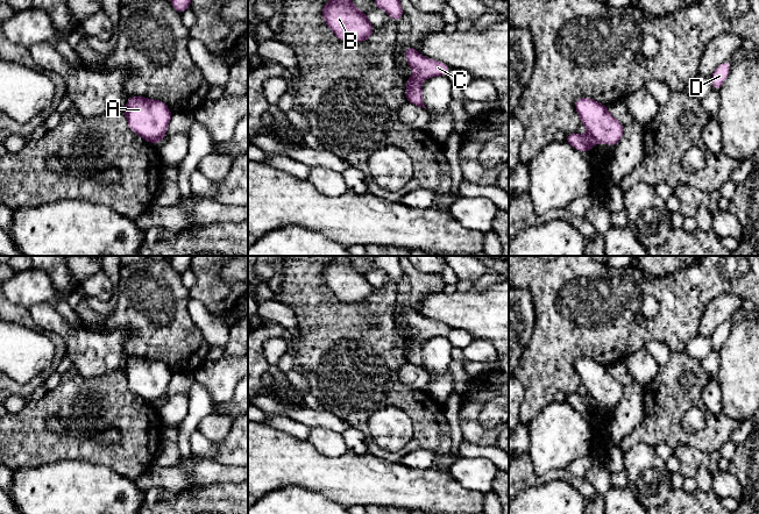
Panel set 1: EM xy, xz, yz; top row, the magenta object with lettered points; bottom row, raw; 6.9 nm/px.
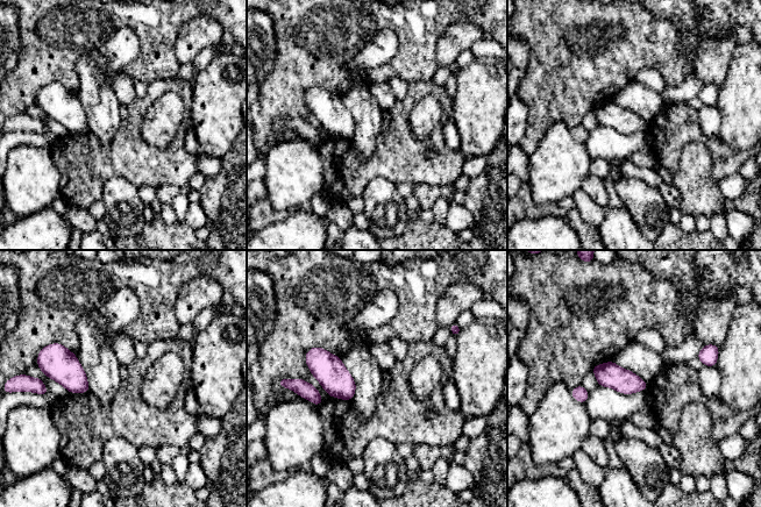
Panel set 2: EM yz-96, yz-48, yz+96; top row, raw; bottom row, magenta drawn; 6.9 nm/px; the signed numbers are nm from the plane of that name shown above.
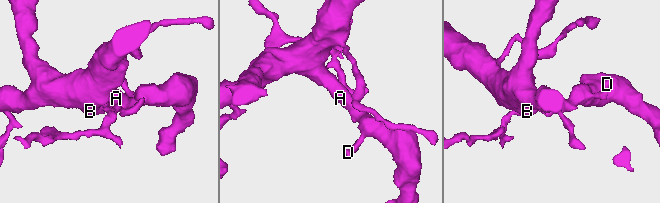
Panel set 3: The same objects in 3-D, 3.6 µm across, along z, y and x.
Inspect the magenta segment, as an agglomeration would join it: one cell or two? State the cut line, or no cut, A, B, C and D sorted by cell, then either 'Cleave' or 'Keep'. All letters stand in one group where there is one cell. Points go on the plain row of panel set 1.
Split along yz (588, 395), (595, 402). Groups: A B D / C. Cleave

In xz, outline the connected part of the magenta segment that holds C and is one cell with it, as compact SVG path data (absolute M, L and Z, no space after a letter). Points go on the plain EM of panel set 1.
M412 306L404 310L404 315L418 341L426 341L435 336L447 336L451 331L448 326L421 316Z

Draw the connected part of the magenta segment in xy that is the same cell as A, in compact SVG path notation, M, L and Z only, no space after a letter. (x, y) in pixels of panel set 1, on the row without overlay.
M132 356L122 372L128 388L147 402L157 404L165 398L172 373L161 360Z

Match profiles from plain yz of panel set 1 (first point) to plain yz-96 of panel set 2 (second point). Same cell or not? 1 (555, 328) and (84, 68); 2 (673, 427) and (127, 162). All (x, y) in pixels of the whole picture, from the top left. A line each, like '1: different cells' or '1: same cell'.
1: different cells
2: same cell

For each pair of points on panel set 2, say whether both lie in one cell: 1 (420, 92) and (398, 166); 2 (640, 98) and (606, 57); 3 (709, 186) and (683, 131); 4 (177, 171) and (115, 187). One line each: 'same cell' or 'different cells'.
1: same cell
2: different cells
3: different cells
4: different cells

